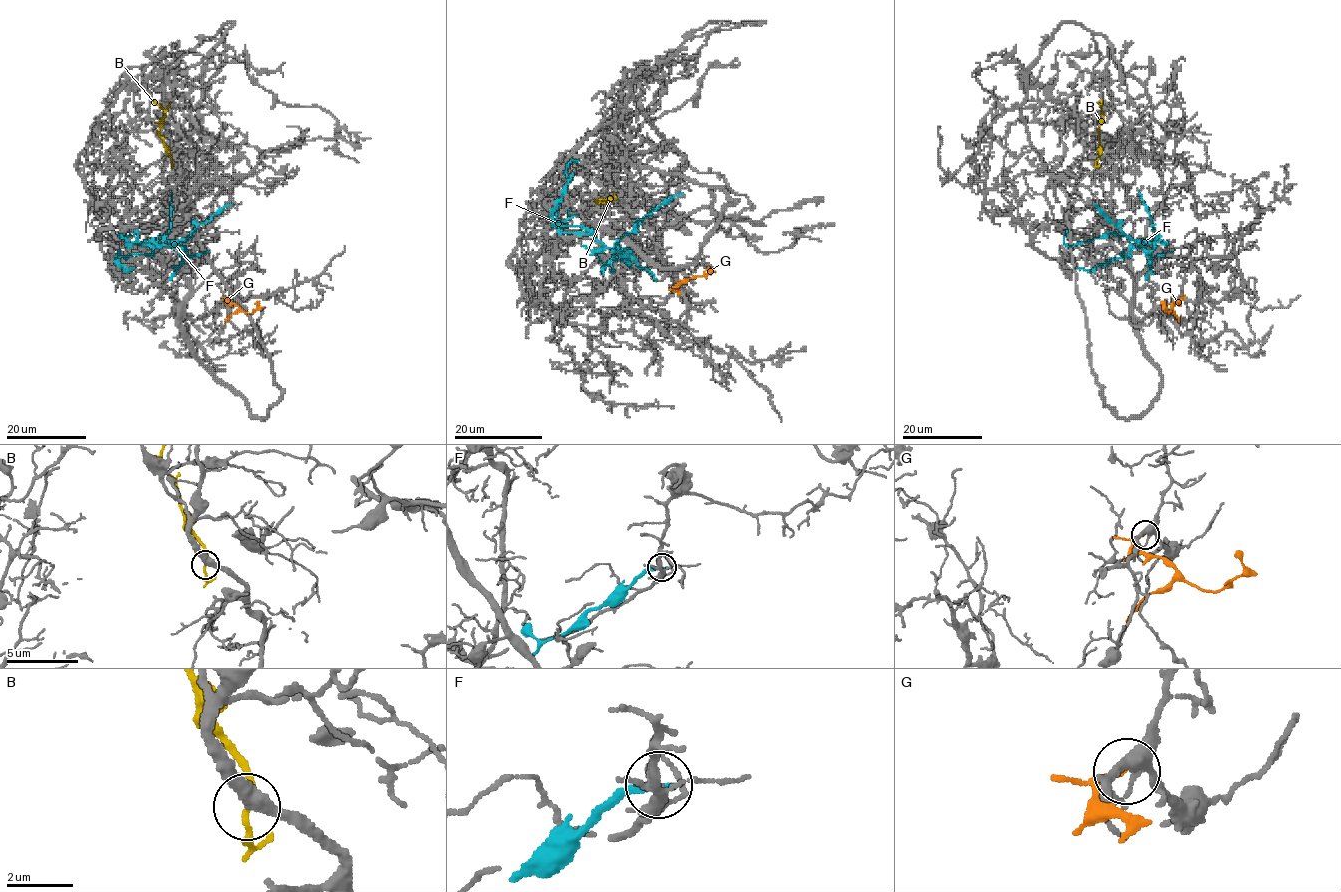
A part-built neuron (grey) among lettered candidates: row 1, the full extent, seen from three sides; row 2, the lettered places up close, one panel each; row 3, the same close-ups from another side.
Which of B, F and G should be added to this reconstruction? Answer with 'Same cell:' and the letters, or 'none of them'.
Same cell: none of them

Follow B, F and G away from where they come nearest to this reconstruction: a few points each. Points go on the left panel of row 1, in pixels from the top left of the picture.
B: (171, 162), (159, 133), (164, 110), (154, 100)
F: (230, 203), (171, 245), (152, 247), (127, 241), (118, 234), (130, 242), (128, 245), (138, 231)
G: (230, 297), (227, 299), (246, 313), (258, 307), (256, 302)

